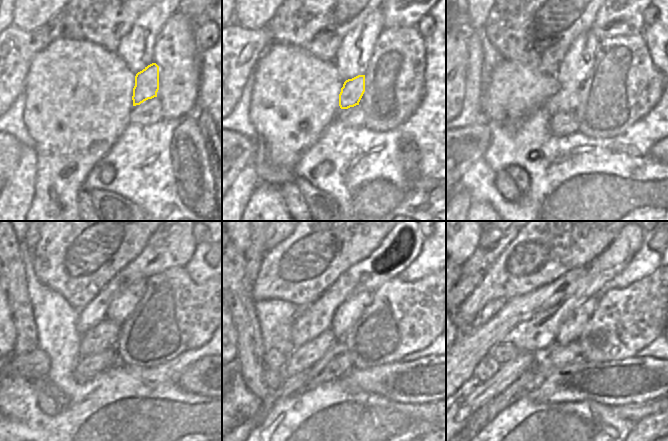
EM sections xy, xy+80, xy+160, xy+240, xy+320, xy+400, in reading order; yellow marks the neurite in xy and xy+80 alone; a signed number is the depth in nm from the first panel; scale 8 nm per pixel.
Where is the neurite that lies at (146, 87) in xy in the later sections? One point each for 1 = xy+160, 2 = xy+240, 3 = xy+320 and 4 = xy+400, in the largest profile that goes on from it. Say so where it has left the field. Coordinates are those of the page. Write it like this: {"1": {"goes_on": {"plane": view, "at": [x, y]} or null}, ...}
{"1": {"goes_on": {"plane": "xy+160", "at": [566, 99]}}, "2": {"goes_on": {"plane": "xy+240", "at": [104, 335]}}, "3": {"goes_on": {"plane": "xy+320", "at": [302, 358]}}, "4": {"goes_on": {"plane": "xy+400", "at": [483, 391]}}}

